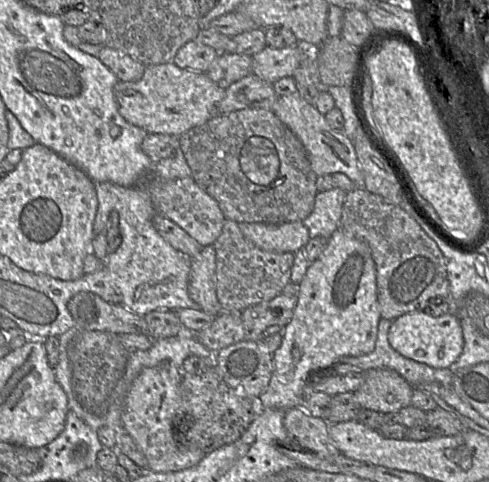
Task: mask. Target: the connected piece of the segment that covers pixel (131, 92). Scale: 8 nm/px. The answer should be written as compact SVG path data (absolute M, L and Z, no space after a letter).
M165 63L146 66L142 78L136 82L118 81L114 86L114 95L118 111L128 123L143 129L148 134L179 137L191 128L218 116L218 105L225 96L225 89L220 88L204 72L184 70L174 63Z

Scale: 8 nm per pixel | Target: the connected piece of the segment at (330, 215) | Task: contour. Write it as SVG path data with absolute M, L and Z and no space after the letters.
M339 188L316 194L314 209L302 221L309 231L310 239L321 237L328 240L341 228L341 217L346 192Z

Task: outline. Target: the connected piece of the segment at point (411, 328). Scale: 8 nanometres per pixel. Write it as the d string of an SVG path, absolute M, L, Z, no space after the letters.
M424 311L410 312L393 320L389 332L390 346L405 358L435 369L449 368L461 355L464 346L460 319L454 313L432 317Z

